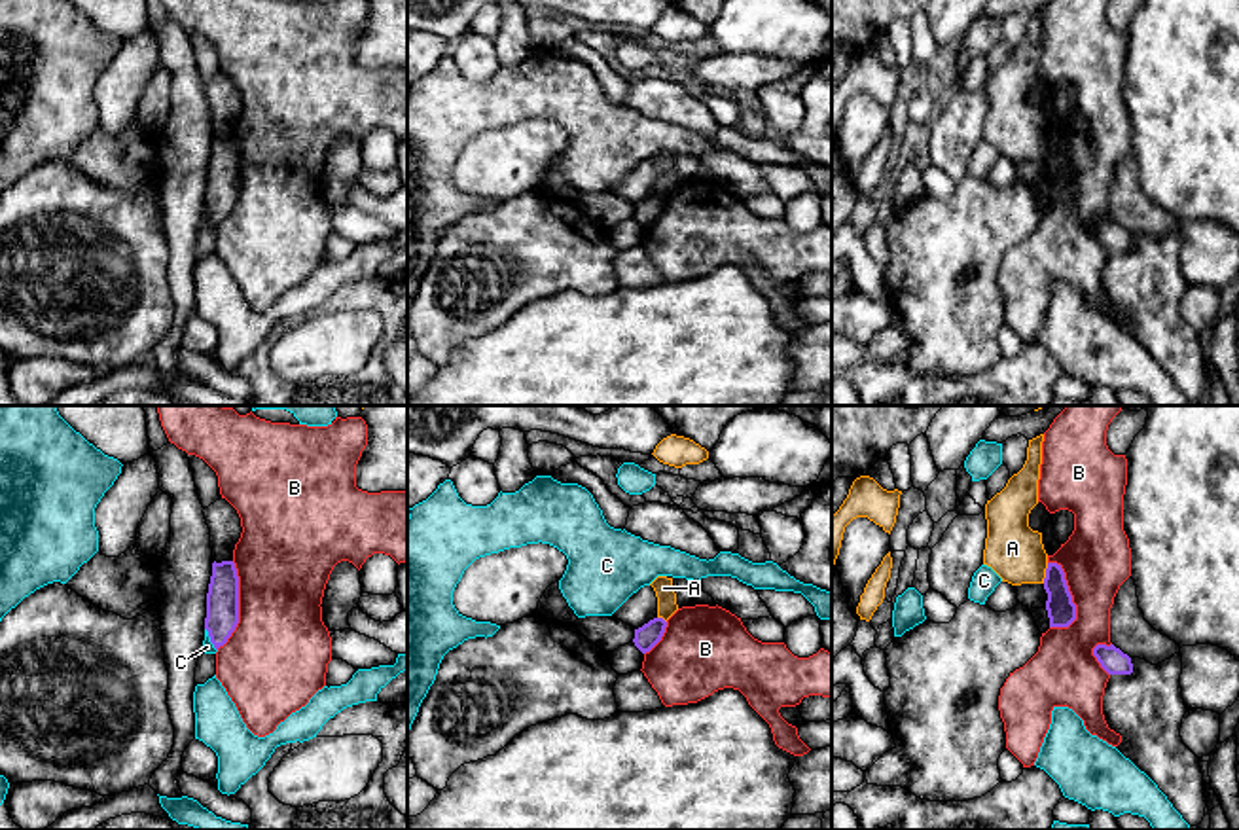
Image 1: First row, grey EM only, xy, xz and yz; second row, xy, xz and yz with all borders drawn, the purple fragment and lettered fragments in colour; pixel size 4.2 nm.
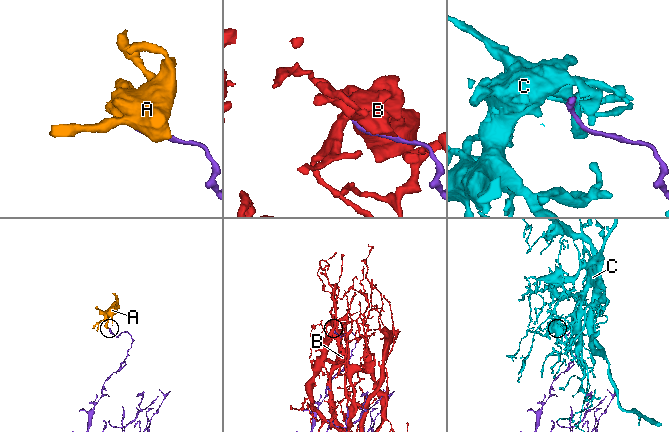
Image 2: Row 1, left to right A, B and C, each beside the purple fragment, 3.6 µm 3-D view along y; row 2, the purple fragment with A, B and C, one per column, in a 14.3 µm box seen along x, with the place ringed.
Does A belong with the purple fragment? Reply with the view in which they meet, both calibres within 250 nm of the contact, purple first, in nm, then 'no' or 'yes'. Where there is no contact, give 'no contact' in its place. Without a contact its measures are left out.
yz | 120/240 nm | no

